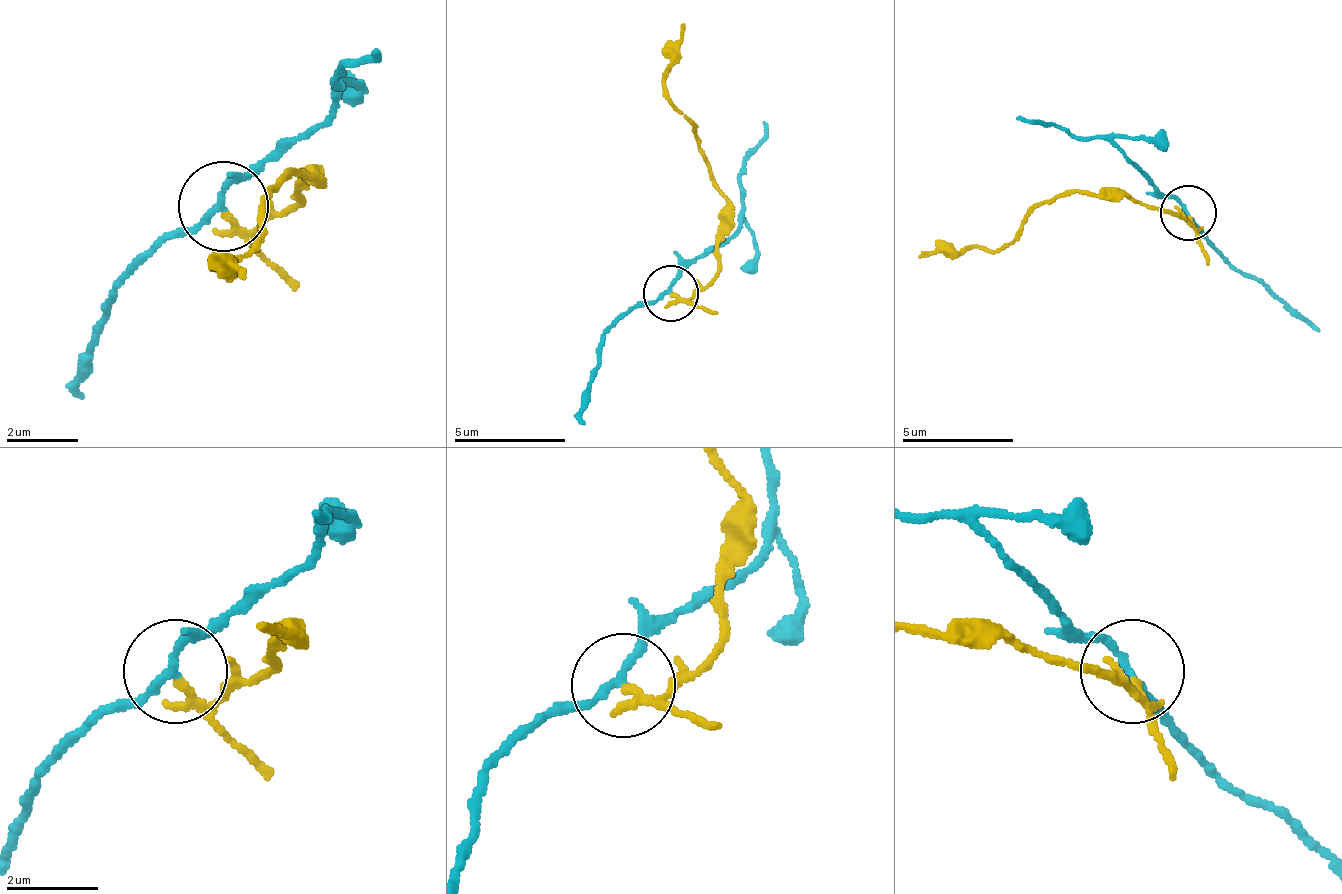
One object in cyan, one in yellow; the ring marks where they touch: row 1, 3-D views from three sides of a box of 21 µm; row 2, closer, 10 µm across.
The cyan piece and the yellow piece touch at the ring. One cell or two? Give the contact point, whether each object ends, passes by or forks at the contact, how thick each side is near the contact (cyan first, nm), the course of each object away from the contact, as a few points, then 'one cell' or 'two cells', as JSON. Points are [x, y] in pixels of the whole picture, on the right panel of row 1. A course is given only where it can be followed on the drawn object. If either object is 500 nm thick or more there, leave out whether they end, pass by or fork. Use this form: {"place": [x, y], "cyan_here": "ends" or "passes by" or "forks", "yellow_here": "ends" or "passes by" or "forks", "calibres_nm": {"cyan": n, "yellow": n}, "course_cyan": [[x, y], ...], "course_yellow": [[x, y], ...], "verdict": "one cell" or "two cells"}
{"place": [1188, 212], "cyan_here": "passes by", "yellow_here": "forks", "calibres_nm": {"cyan": 160, "yellow": 90}, "course_cyan": [[1187, 214], [1109, 142], [1014, 119]], "course_yellow": [[1187, 214], [1192, 225], [1164, 208], [1087, 192], [1042, 203], [1020, 230], [992, 253], [942, 247], [920, 258]], "verdict": "two cells"}

